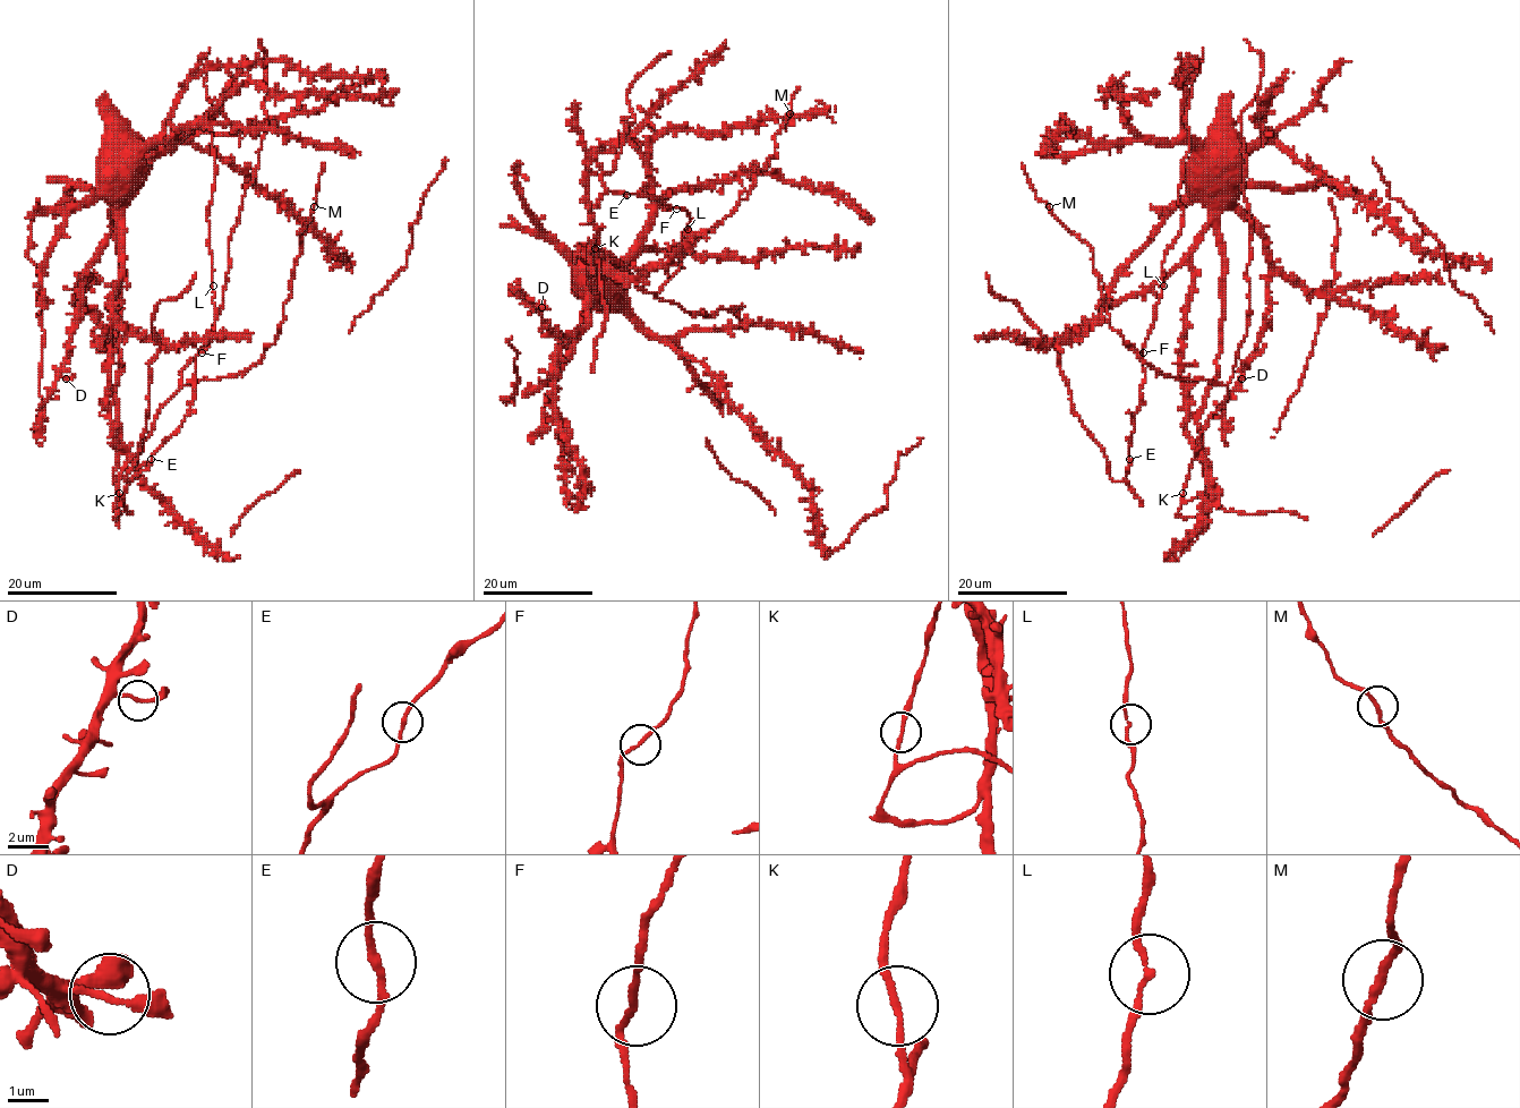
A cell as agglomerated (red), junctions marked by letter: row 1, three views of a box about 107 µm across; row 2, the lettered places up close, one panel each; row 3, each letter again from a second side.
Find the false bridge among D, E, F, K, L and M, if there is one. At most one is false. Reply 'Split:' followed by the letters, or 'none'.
Split: none

